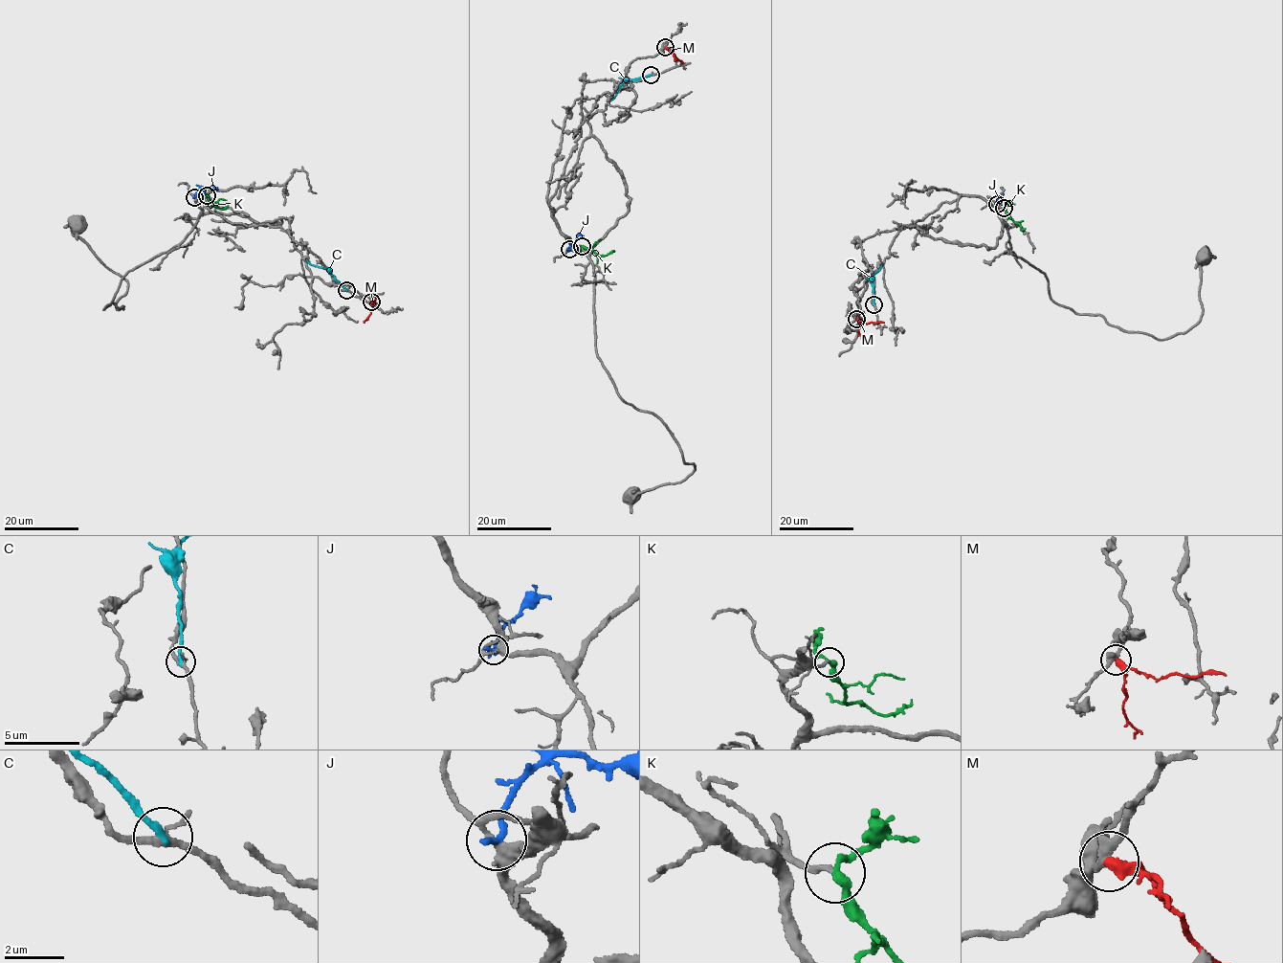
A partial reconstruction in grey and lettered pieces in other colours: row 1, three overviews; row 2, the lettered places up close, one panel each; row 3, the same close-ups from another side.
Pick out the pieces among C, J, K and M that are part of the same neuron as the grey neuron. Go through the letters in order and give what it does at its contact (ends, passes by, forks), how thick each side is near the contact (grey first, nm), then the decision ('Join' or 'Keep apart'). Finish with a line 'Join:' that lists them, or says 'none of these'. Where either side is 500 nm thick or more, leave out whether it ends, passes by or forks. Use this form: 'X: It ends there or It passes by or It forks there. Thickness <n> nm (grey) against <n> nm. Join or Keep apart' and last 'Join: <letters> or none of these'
C: It ends there. Thickness 200 nm (grey) against 200 nm. Keep apart
J: It ends there. Thickness 280 nm (grey) against 240 nm. Keep apart
K: It passes by. Thickness 190 nm (grey) against 280 nm. Join
M: It passes by. Thickness 300 nm (grey) against 320 nm. Keep apart
Join: K

